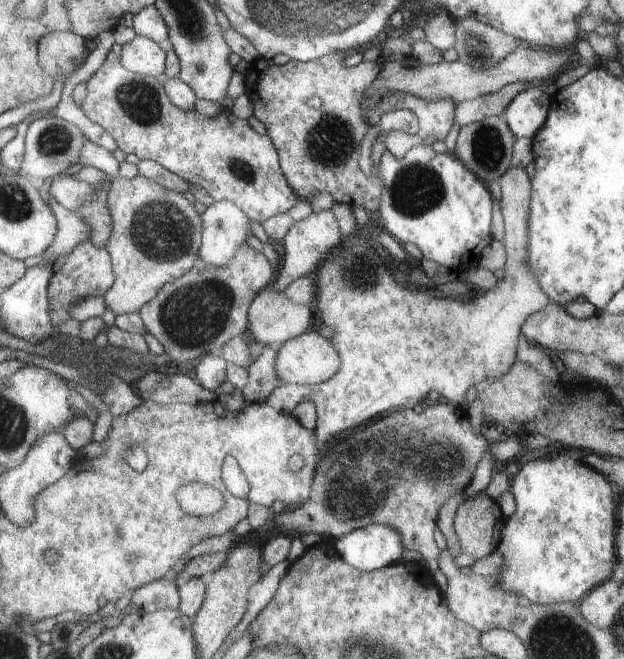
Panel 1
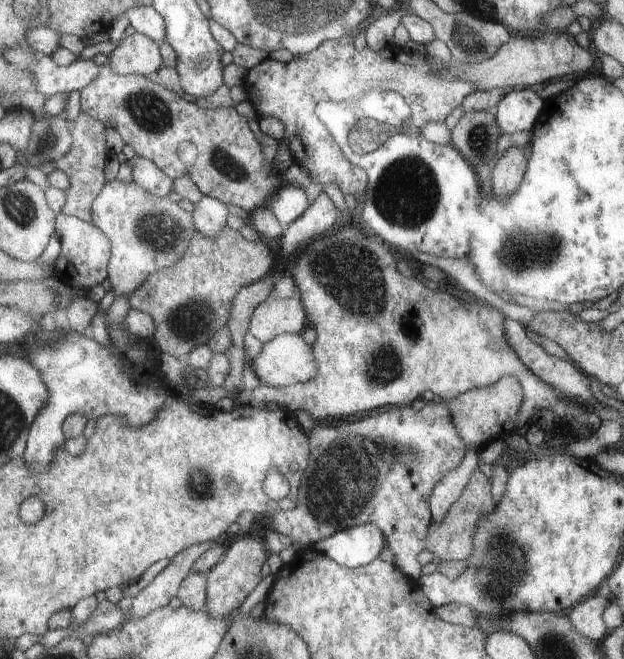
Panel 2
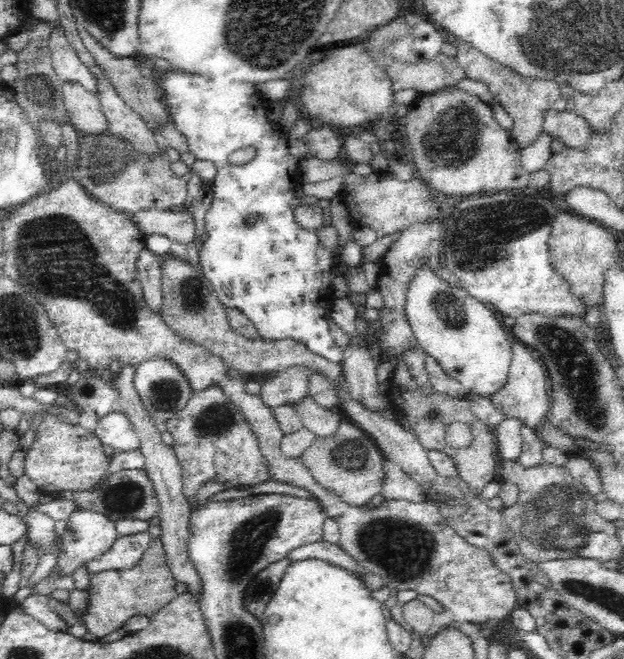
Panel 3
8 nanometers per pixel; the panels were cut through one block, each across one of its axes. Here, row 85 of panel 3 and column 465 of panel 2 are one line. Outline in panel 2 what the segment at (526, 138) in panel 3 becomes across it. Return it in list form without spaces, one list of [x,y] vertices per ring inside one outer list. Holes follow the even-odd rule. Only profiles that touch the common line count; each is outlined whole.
[[[477,468],[471,474],[471,480],[465,484],[465,490],[461,498],[451,506],[451,510],[445,514],[445,518],[431,522],[429,534],[425,538],[427,550],[439,558],[439,560],[453,560],[453,562],[465,562],[473,554],[473,532],[479,522],[479,518],[485,518],[485,514],[495,510],[497,500],[493,498],[493,488],[491,488],[491,478],[483,472],[483,468]]]

